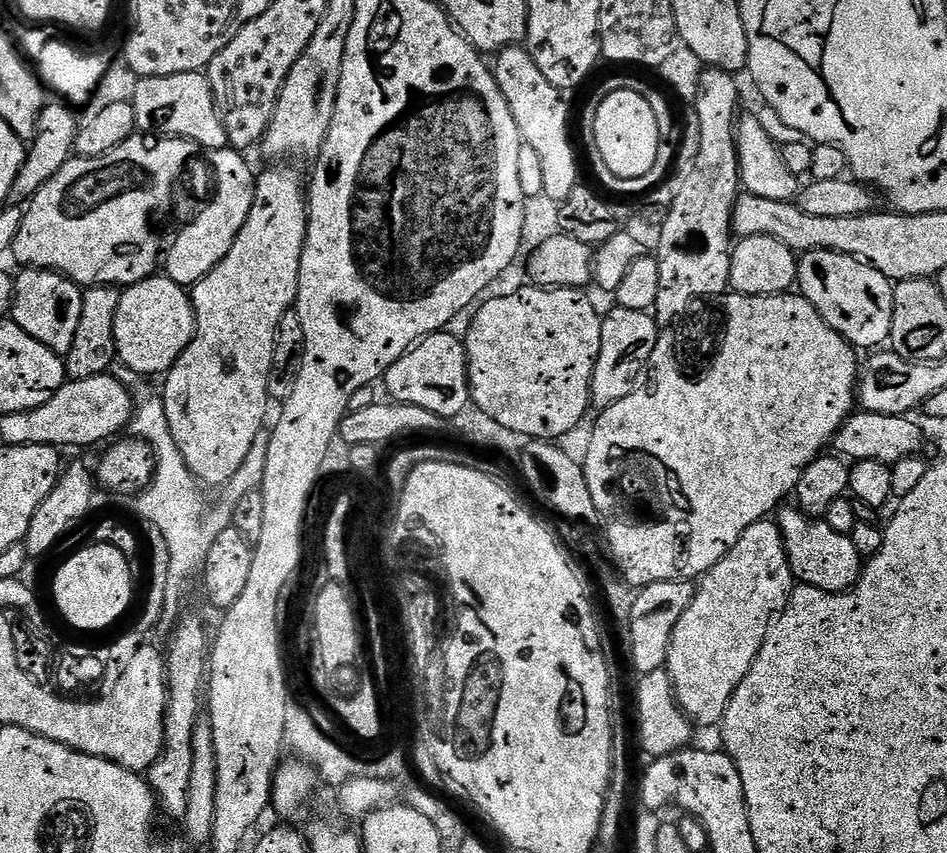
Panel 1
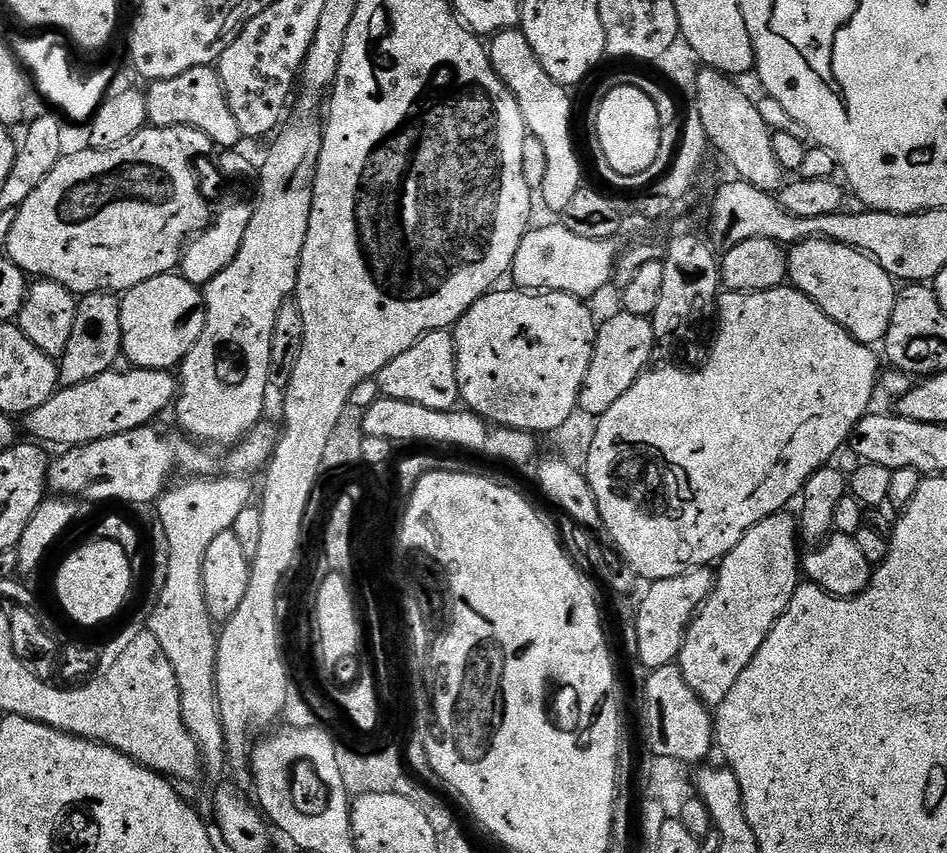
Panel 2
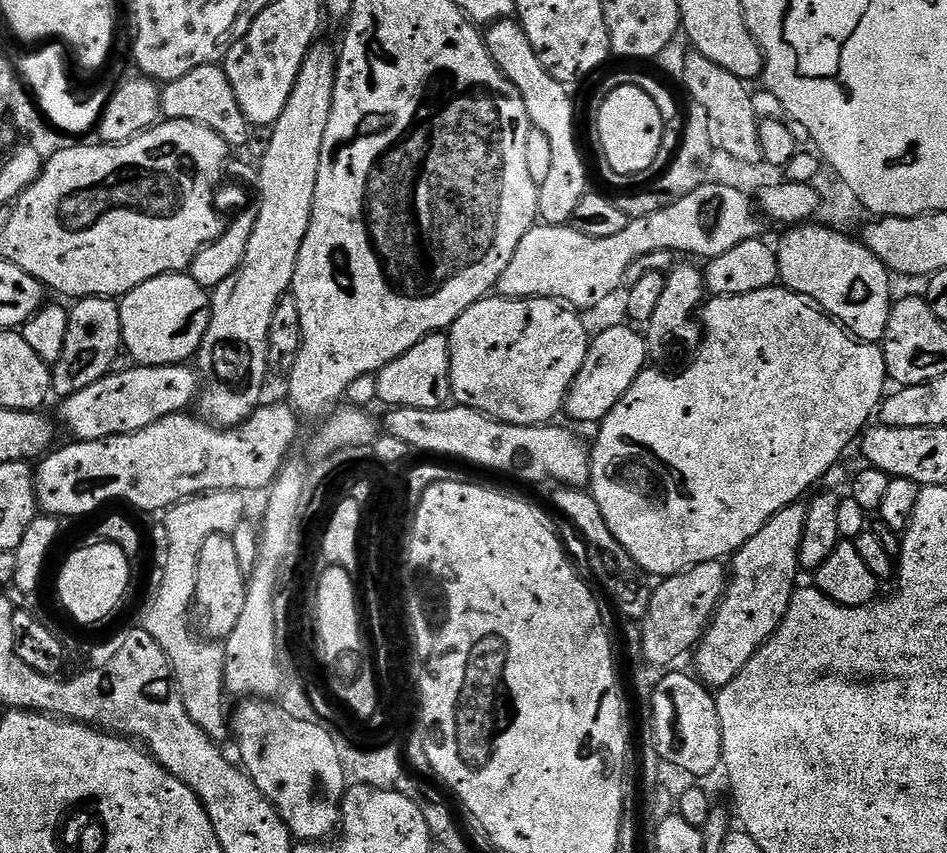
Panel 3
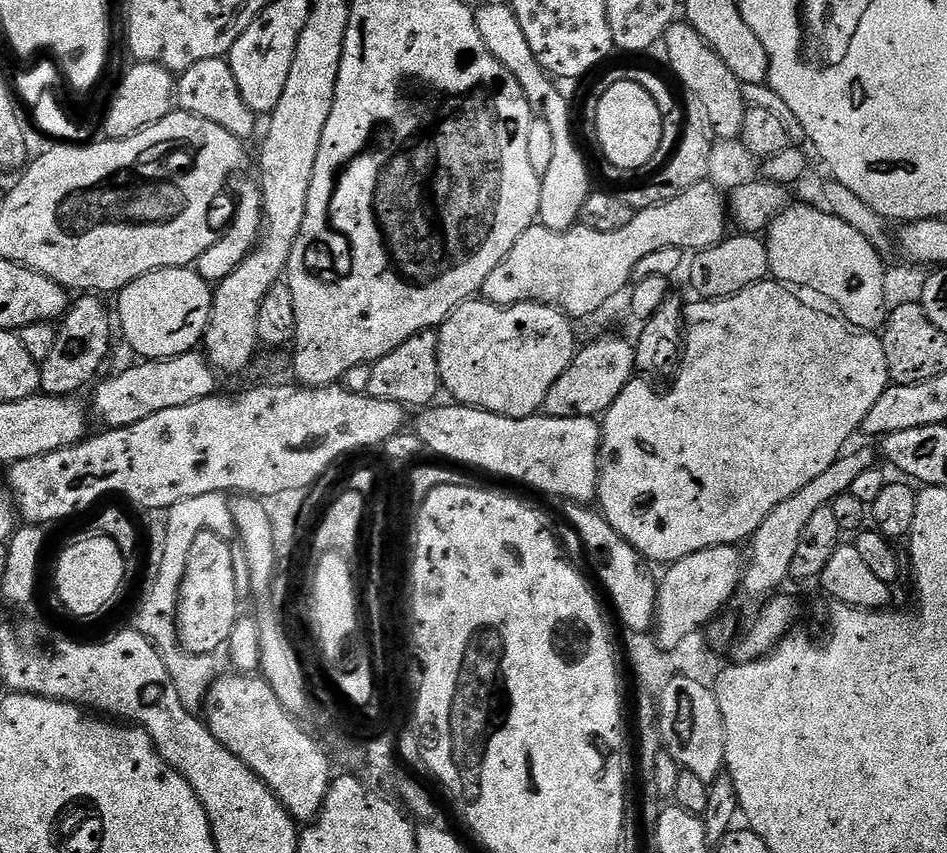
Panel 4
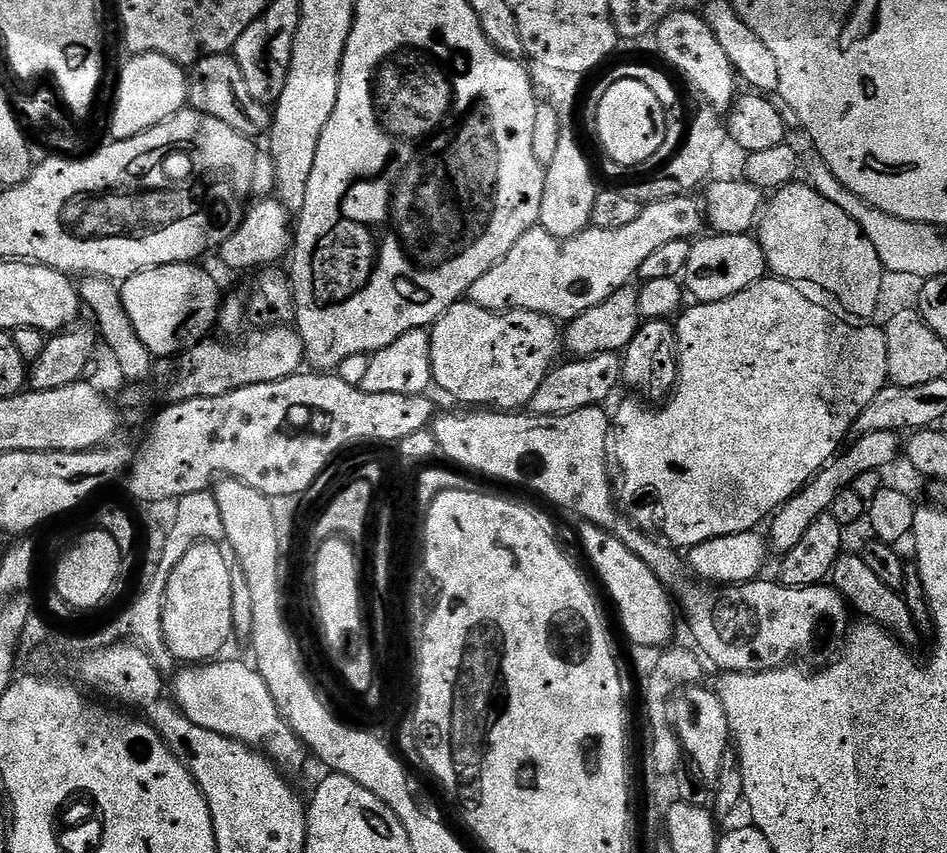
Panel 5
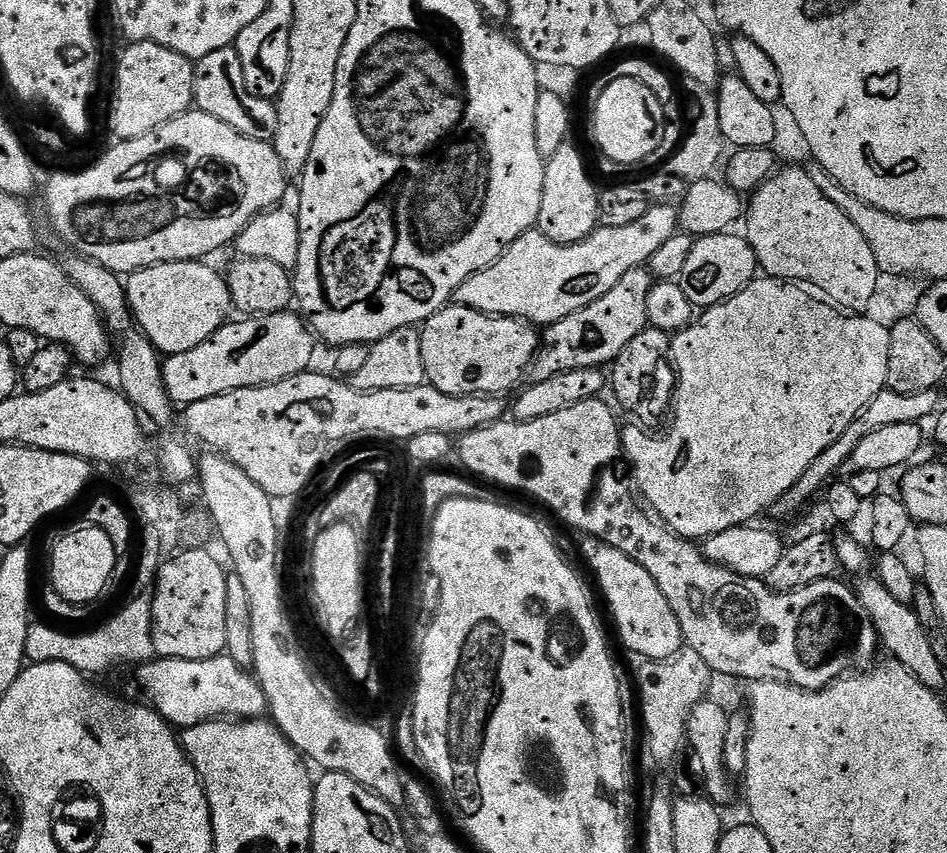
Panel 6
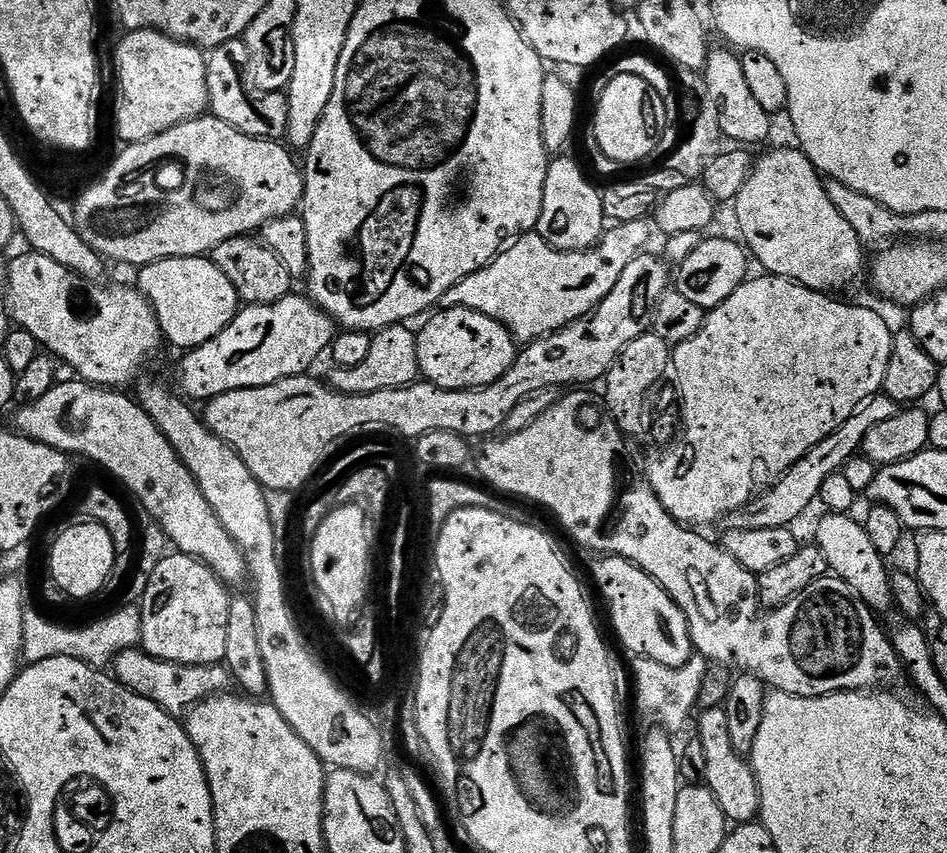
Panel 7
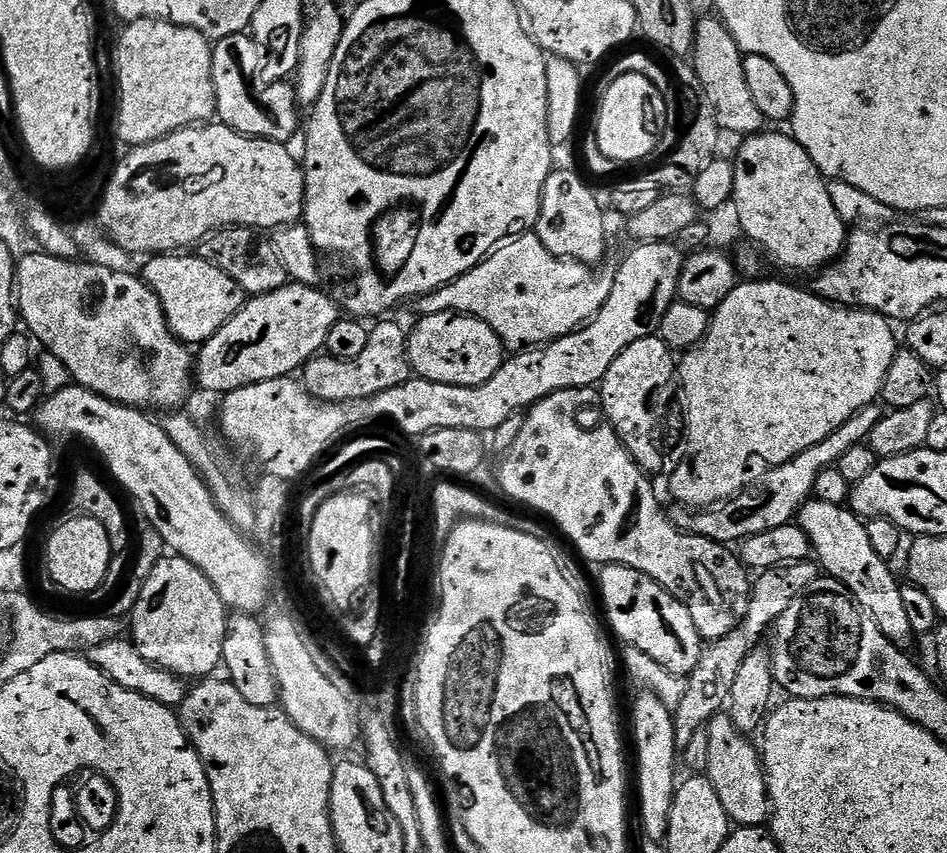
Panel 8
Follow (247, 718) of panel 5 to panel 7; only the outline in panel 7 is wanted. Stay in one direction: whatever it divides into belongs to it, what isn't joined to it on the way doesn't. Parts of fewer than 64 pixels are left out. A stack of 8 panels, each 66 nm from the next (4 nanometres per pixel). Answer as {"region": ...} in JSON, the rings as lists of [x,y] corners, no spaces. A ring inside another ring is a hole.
{"region":[[[139,647],[127,648],[119,652],[110,668],[114,673],[114,678],[123,688],[130,689],[142,698],[150,698],[150,702],[154,702],[162,710],[173,714],[187,713],[207,696],[223,693],[227,689],[224,687],[230,684],[227,667],[206,664],[171,664],[165,660],[155,660]]]}

